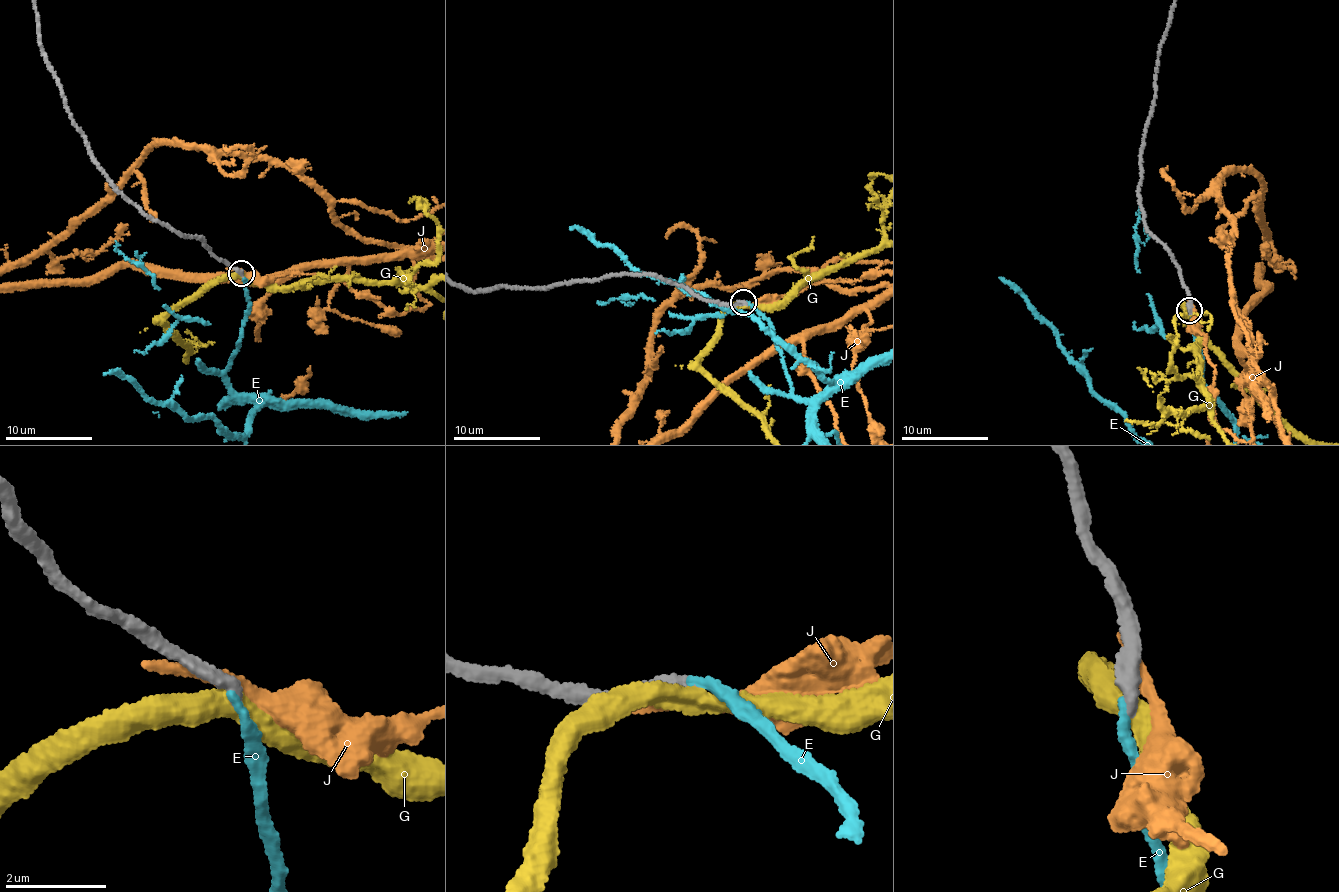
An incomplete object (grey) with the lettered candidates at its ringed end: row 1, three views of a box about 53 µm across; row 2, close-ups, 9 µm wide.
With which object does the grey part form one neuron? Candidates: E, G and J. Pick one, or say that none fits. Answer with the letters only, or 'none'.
E

